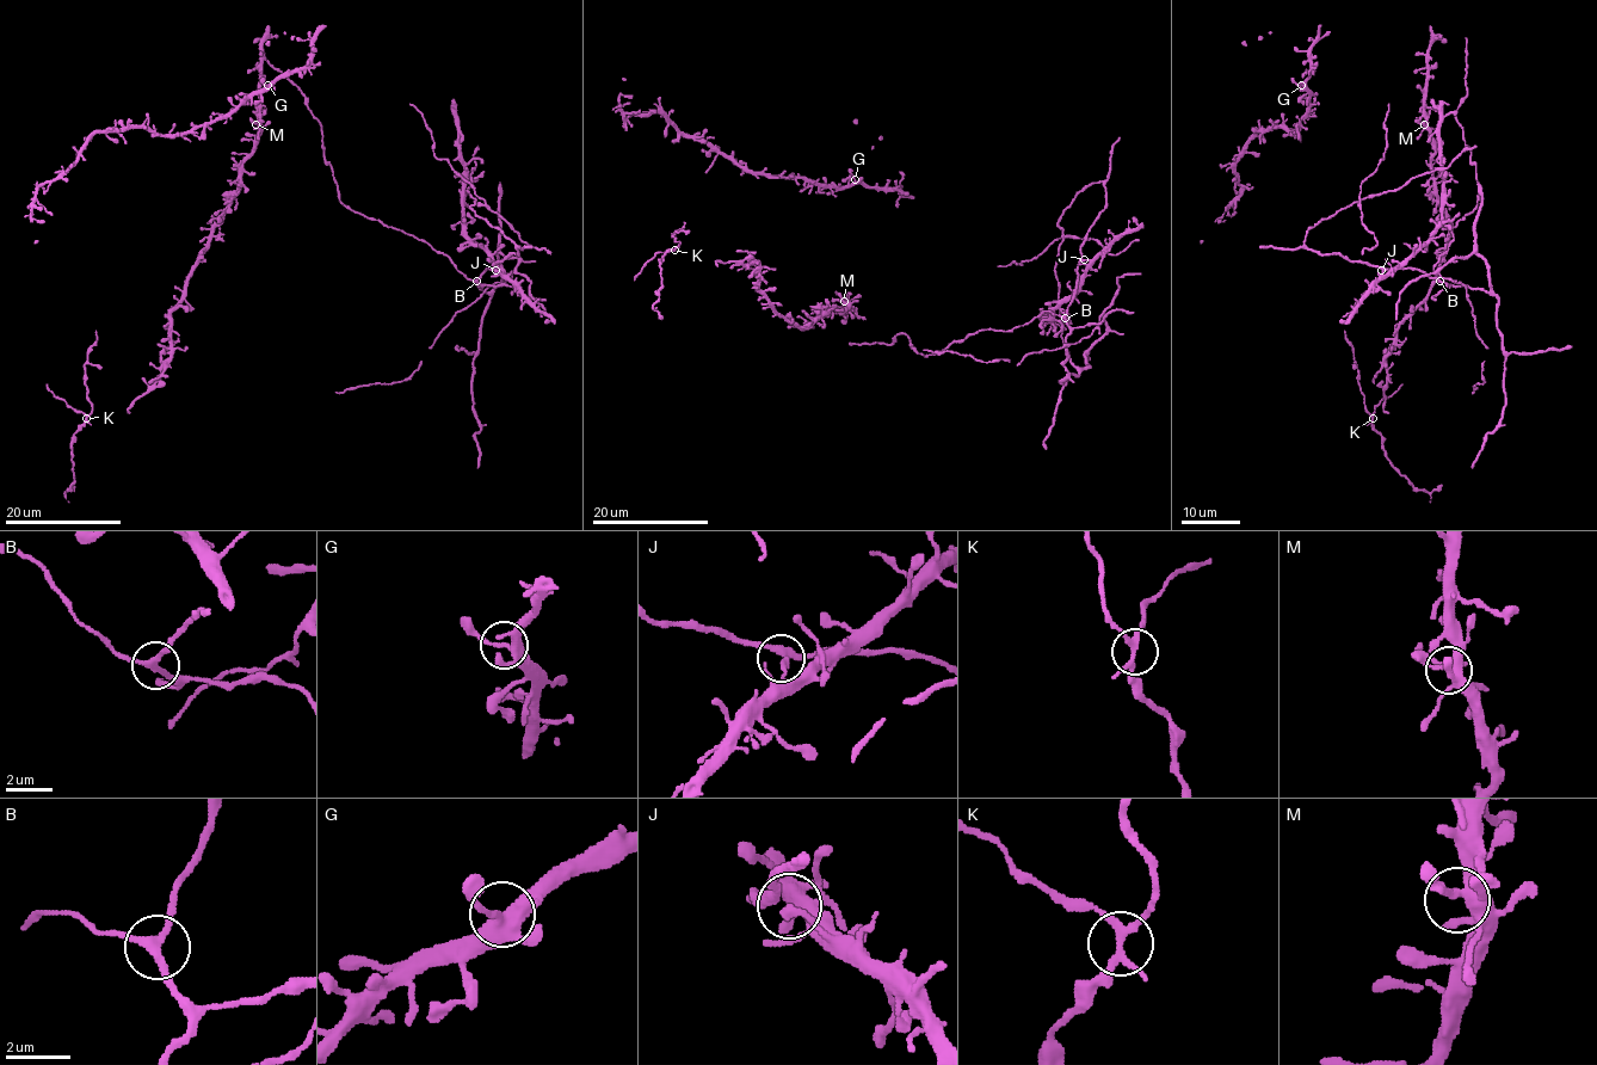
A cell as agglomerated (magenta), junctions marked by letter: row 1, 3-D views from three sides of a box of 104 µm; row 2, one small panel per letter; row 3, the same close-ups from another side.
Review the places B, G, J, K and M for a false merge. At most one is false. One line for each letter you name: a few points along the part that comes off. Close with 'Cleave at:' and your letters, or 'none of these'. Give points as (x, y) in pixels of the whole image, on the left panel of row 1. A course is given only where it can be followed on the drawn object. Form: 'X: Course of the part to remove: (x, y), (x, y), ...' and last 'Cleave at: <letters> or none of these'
K: Course of the part to remove: (86, 418), (47, 385)
Cleave at: K

